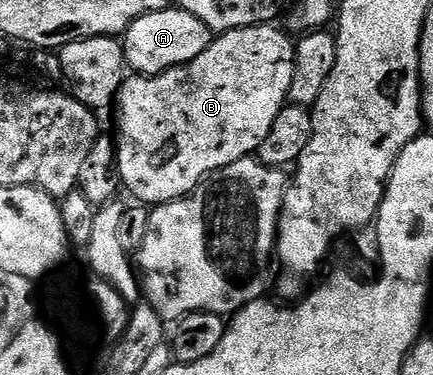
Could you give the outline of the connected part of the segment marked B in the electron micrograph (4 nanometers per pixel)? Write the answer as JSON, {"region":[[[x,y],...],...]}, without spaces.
{"region":[[[278,25],[250,26],[240,30],[230,30],[219,34],[212,41],[209,49],[201,52],[193,61],[183,66],[174,66],[163,74],[150,76],[131,76],[124,81],[119,90],[117,107],[119,106],[119,134],[117,133],[117,165],[119,167],[119,181],[132,194],[134,201],[139,204],[162,204],[175,202],[178,198],[185,198],[194,194],[195,190],[204,180],[218,175],[221,168],[233,164],[242,158],[250,158],[258,151],[262,141],[265,140],[273,128],[273,122],[289,102],[289,88],[293,84],[293,72],[295,71],[295,47],[292,35],[286,29]]]}

